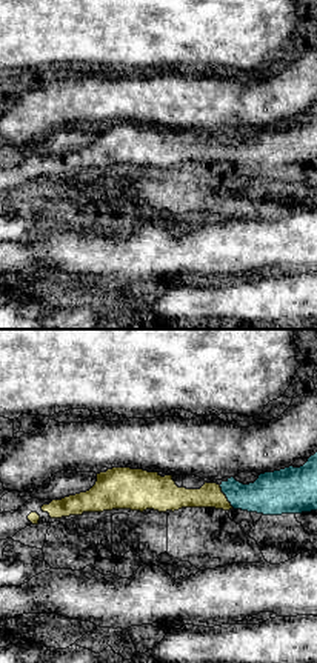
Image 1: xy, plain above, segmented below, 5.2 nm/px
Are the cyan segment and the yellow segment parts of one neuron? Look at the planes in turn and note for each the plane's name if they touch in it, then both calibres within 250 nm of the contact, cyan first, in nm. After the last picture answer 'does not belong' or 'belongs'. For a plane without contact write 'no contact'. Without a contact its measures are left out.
xy | 220/130 nm

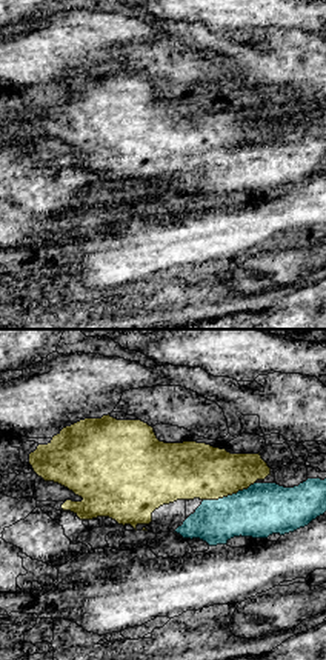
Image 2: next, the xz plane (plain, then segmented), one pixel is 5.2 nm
xz | 280/300 nm

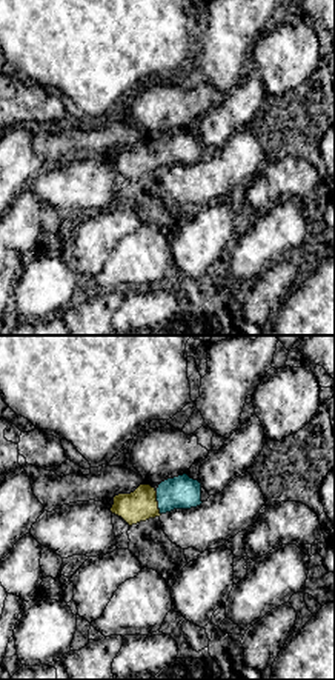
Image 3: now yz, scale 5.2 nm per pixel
yz | 180/160 nm

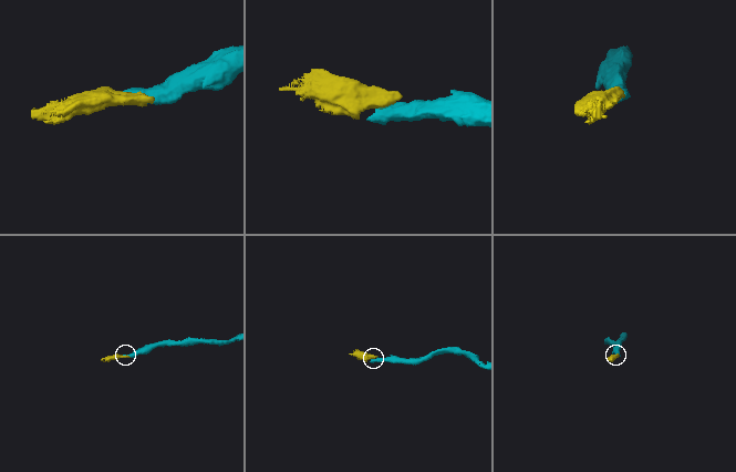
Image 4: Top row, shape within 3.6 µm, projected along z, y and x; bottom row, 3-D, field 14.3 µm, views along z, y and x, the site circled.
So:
belongs

